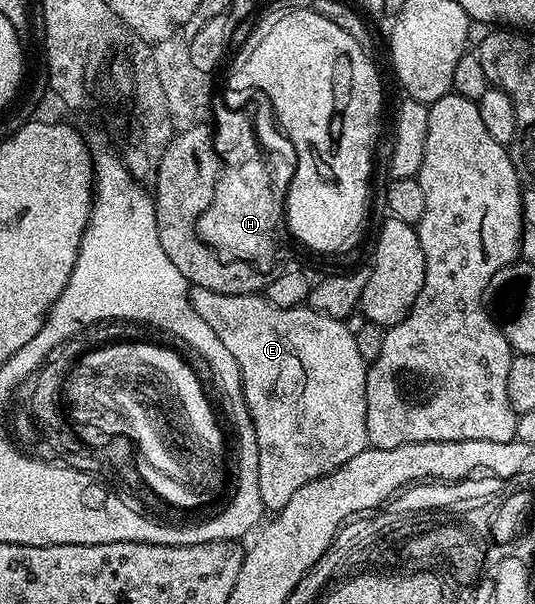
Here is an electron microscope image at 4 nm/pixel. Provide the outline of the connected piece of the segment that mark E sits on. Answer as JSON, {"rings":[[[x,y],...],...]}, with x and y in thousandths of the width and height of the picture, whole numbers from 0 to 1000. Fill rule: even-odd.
{"rings":[[[359,475],[351,483],[351,497],[359,500],[359,515],[370,518],[370,525],[378,531],[385,531],[385,538],[393,545],[400,545],[404,566],[419,573],[422,584],[437,589],[437,598],[445,598],[445,611],[452,624],[452,651],[460,664],[460,677],[467,684],[467,697],[475,704],[471,720],[479,728],[475,765],[482,770],[482,816],[490,816],[490,829],[503,848],[514,849],[529,843],[535,829],[542,829],[542,823],[550,823],[550,816],[557,816],[557,810],[564,810],[564,803],[579,803],[579,796],[632,776],[632,770],[654,763],[654,757],[688,745],[692,738],[688,719],[684,717],[688,608],[669,586],[669,571],[665,570],[660,543],[656,540],[650,543],[652,536],[649,533],[609,525],[602,518],[585,515],[574,505],[544,508],[542,512],[520,512],[512,505],[505,505],[501,497],[486,485],[477,488],[417,488],[415,485],[400,485],[393,478]]]}

